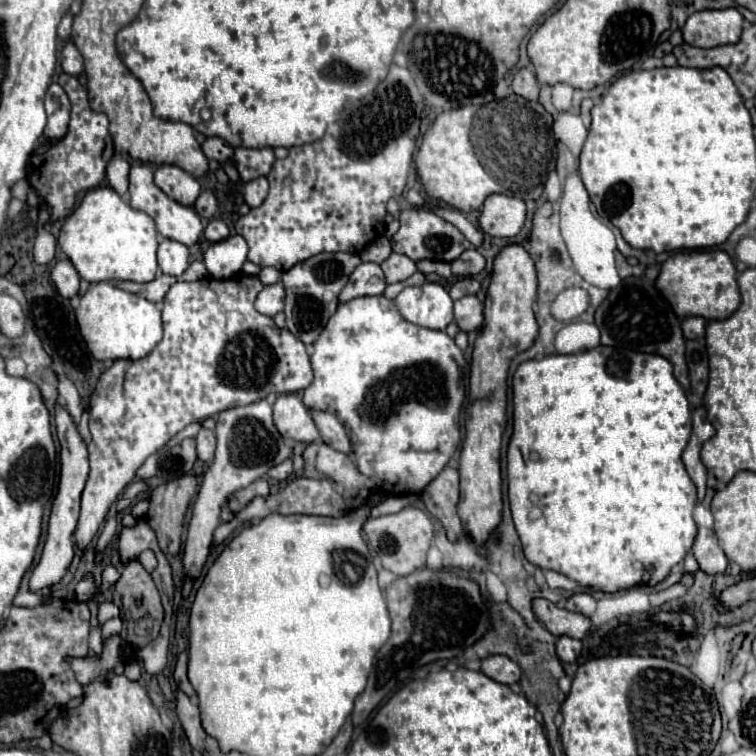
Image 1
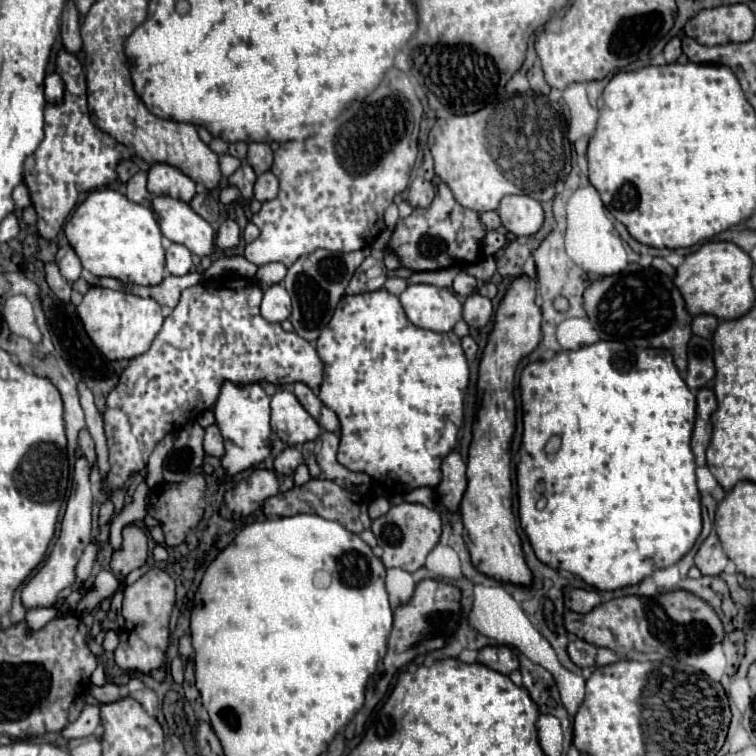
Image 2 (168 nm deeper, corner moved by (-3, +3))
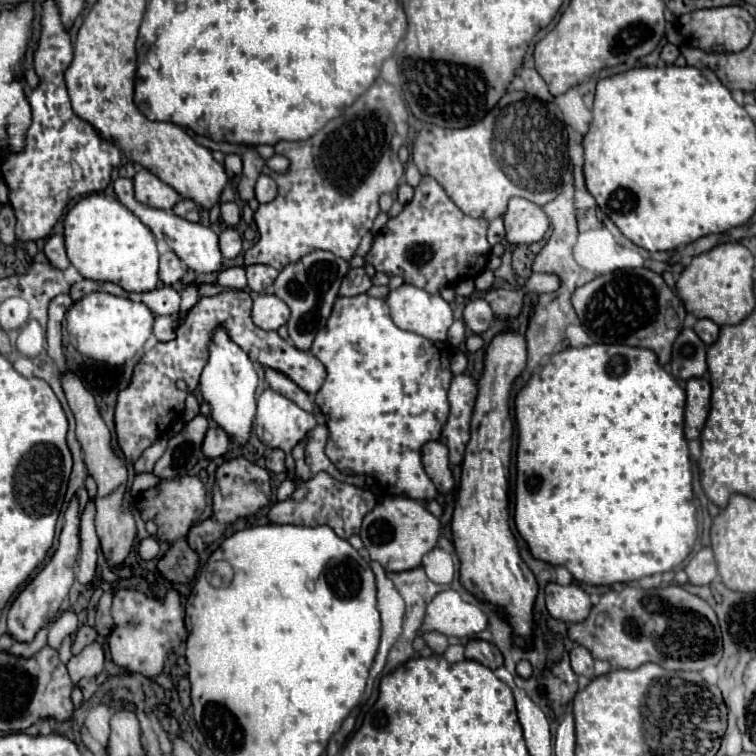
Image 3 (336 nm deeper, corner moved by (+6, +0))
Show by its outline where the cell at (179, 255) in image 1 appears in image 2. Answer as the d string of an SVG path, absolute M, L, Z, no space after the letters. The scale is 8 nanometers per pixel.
M173 243L167 249L167 271L171 275L187 275L191 271L191 251L185 245Z

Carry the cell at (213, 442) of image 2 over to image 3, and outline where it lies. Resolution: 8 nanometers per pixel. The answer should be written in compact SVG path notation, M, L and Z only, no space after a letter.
M208 428L206 436L204 436L204 444L202 444L202 452L204 456L208 458L218 458L222 454L226 454L230 446L230 440L228 440L228 434L222 430L222 428Z

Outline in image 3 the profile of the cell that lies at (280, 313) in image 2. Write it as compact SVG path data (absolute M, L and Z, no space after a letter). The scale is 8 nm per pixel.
M256 294L252 304L252 320L262 330L278 330L288 322L288 306L274 294Z

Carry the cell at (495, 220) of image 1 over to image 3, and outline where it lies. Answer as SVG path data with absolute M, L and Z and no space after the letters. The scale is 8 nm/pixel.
M512 198L502 216L506 240L510 244L532 244L544 238L548 230L548 216L530 200Z

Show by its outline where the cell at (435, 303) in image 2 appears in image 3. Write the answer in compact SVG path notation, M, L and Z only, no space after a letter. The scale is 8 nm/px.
M412 284L392 290L388 294L388 306L398 328L434 342L446 340L446 332L454 320L450 304L440 294L428 294Z

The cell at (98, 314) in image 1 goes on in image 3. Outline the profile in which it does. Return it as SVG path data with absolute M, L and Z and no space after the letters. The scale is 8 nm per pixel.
M92 292L74 302L66 312L66 328L70 336L78 340L78 350L96 362L110 366L120 366L136 352L140 352L152 332L152 326L154 314L144 302L132 302L128 298L112 296L106 292Z

